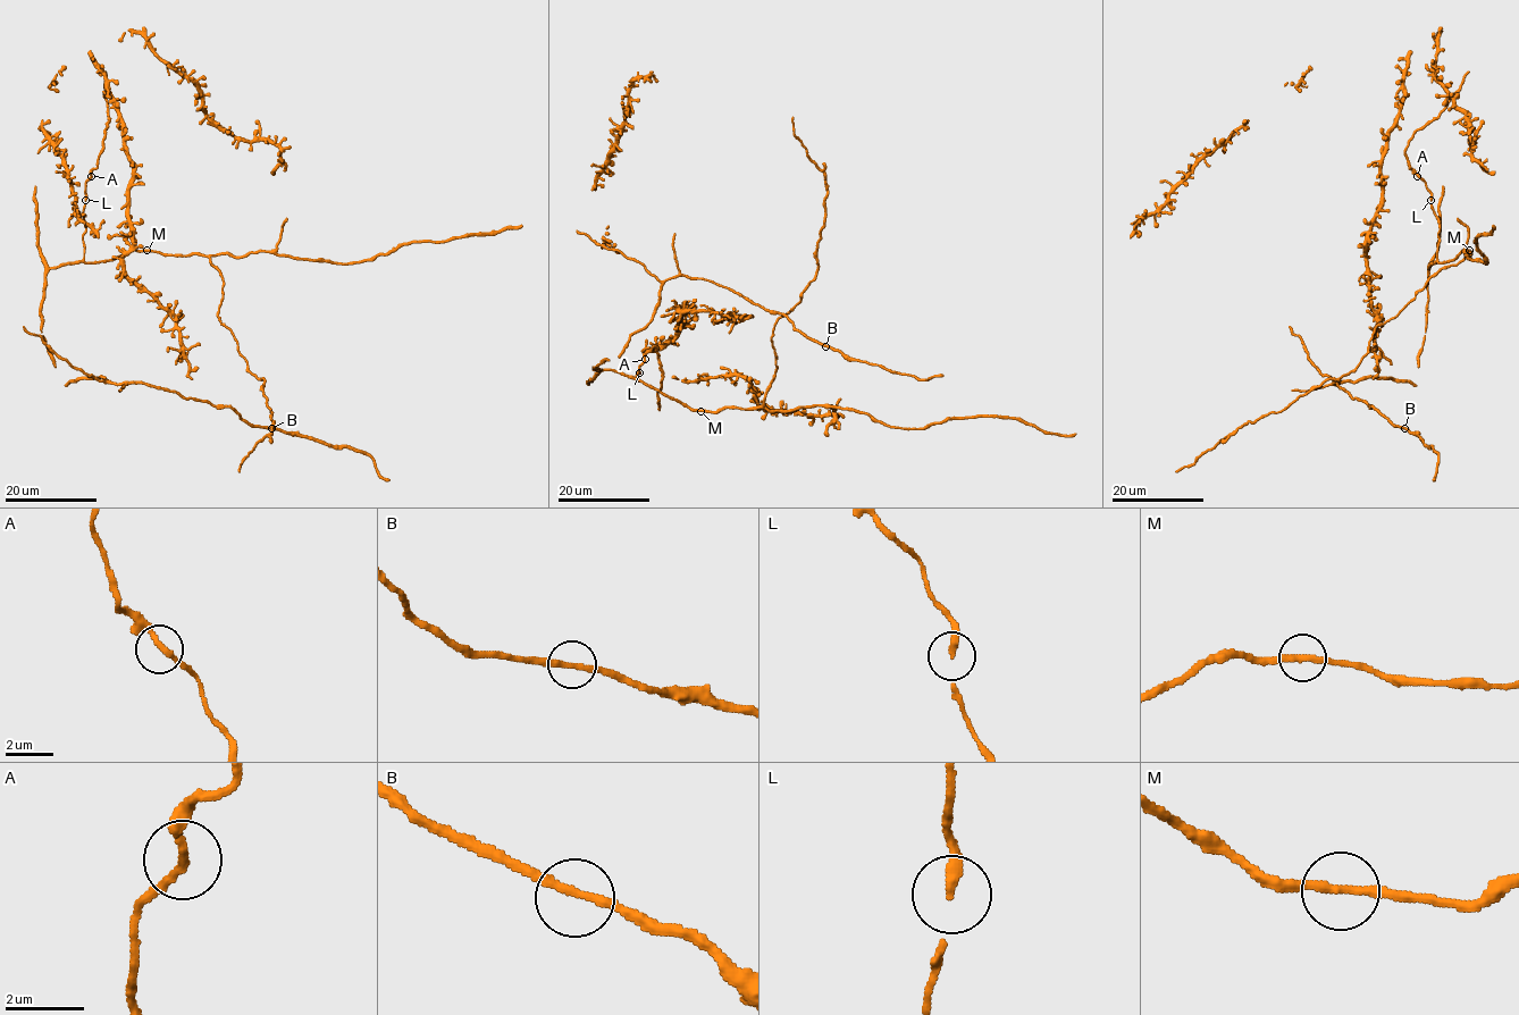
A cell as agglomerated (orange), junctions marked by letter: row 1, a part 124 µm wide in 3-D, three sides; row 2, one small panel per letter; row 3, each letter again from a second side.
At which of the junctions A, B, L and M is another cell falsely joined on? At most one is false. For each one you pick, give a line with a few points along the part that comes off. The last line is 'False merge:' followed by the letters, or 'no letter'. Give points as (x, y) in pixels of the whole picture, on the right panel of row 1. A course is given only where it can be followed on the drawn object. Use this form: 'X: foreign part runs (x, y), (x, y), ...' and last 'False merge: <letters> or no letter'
False merge: no letter

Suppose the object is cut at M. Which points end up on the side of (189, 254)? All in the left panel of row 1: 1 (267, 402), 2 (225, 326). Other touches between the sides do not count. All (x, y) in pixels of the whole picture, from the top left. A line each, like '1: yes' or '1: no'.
1: yes
2: yes

